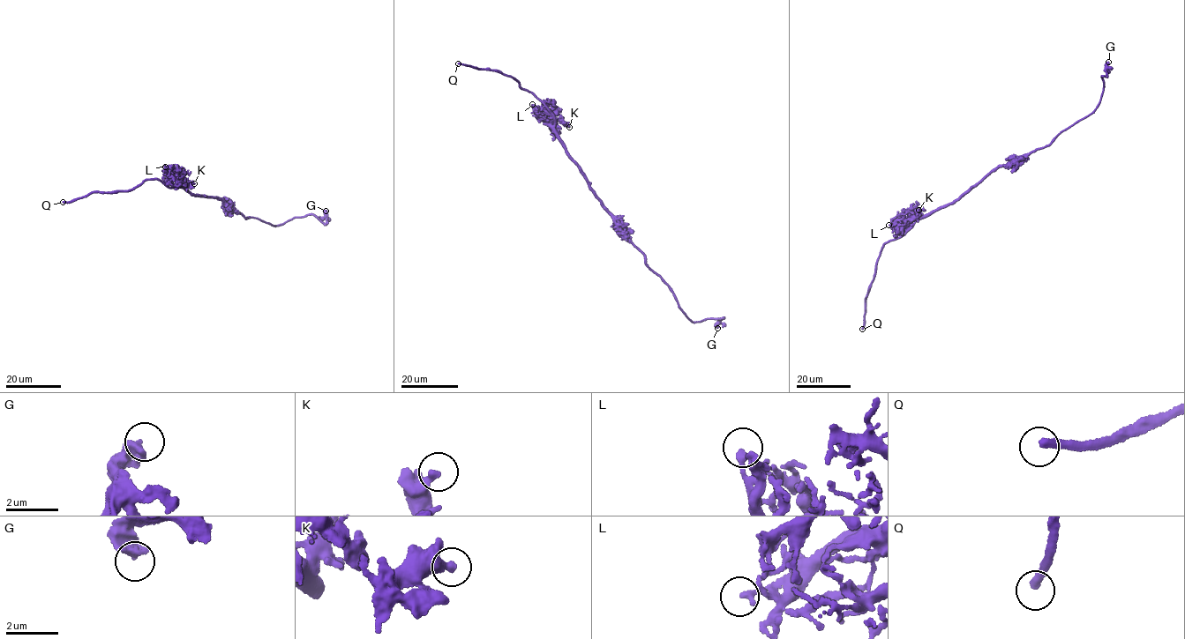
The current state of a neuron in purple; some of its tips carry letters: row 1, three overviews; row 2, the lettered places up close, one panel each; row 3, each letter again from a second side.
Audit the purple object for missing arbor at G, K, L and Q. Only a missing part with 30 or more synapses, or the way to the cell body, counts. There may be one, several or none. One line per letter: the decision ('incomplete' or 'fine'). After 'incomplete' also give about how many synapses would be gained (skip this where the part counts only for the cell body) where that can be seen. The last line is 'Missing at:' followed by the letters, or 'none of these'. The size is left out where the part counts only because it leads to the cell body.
G: fine
K: fine
L: fine
Q: incomplete
Missing at: Q

